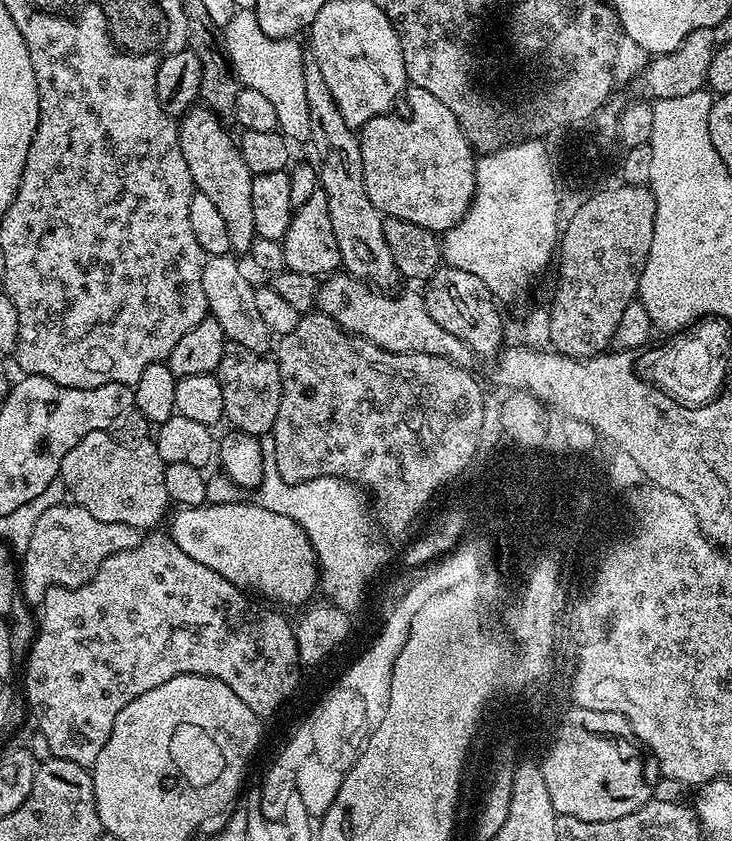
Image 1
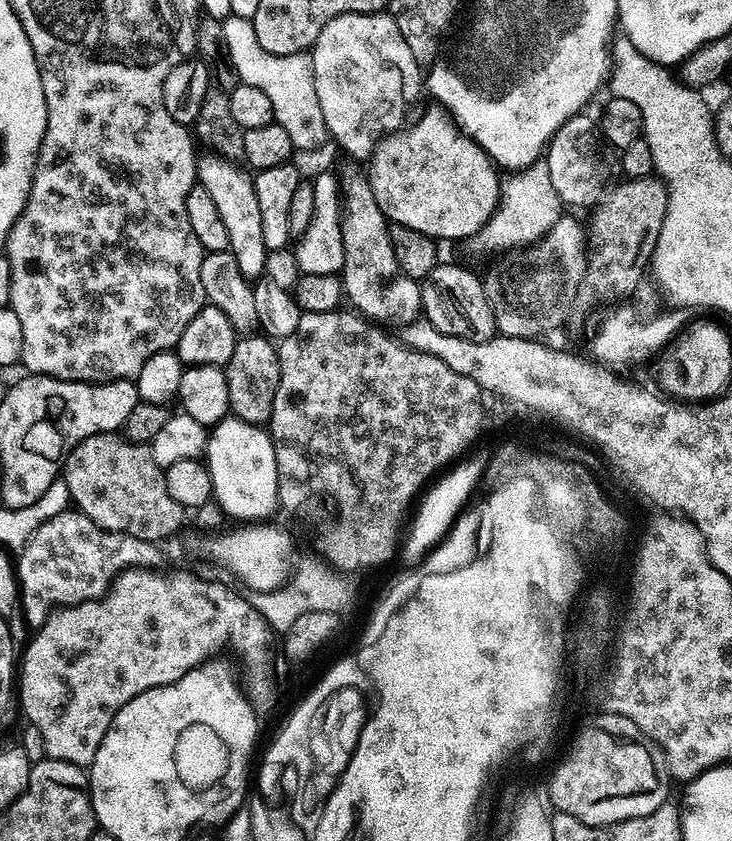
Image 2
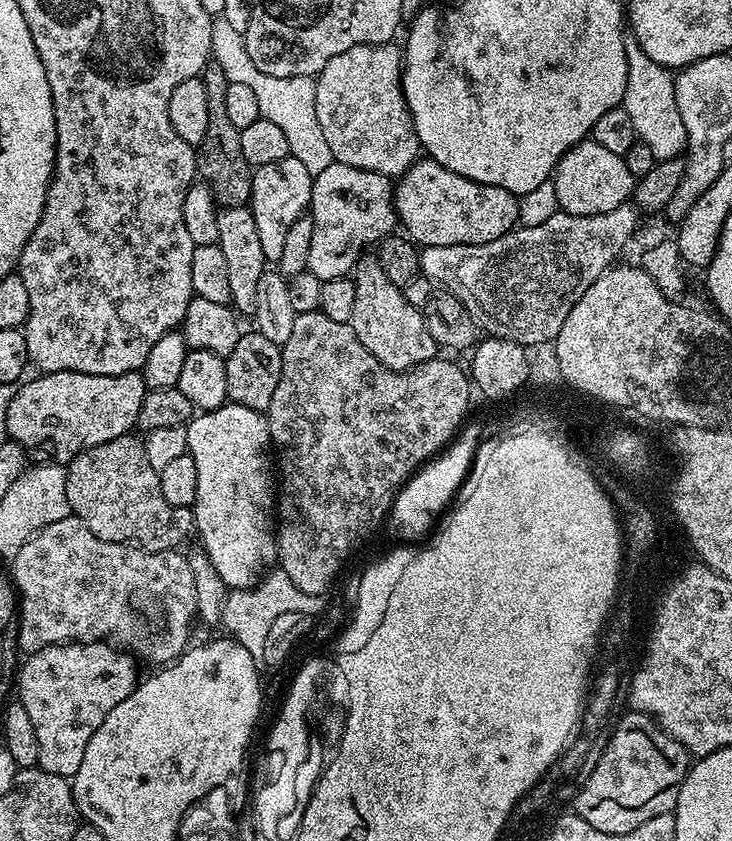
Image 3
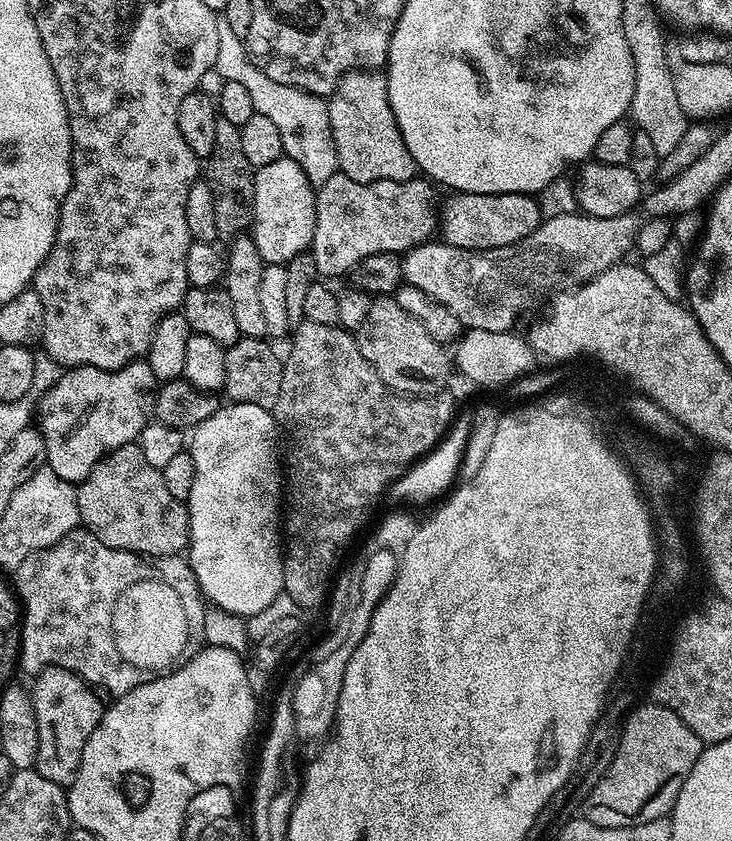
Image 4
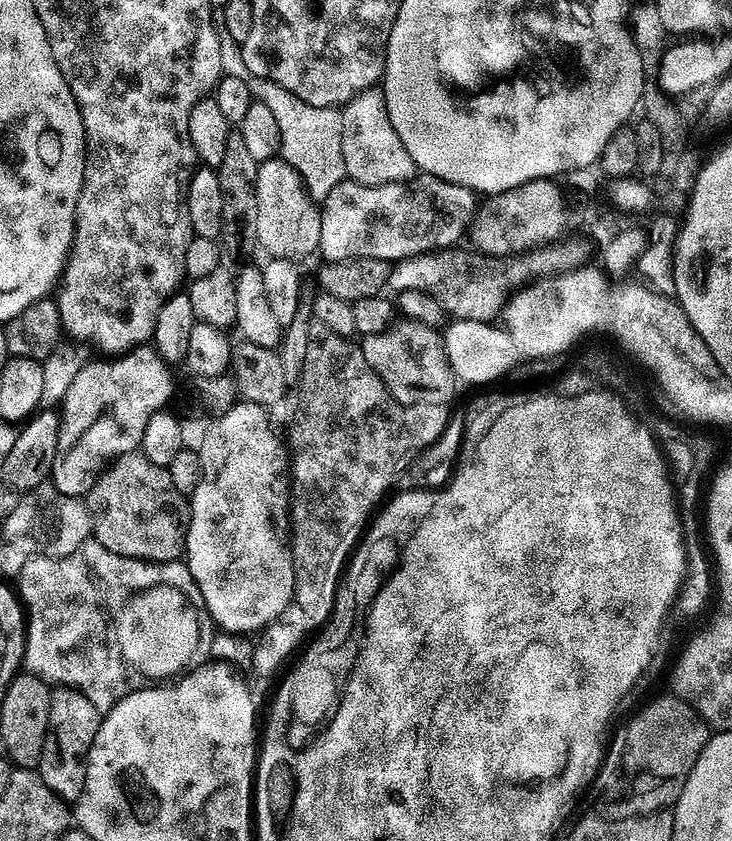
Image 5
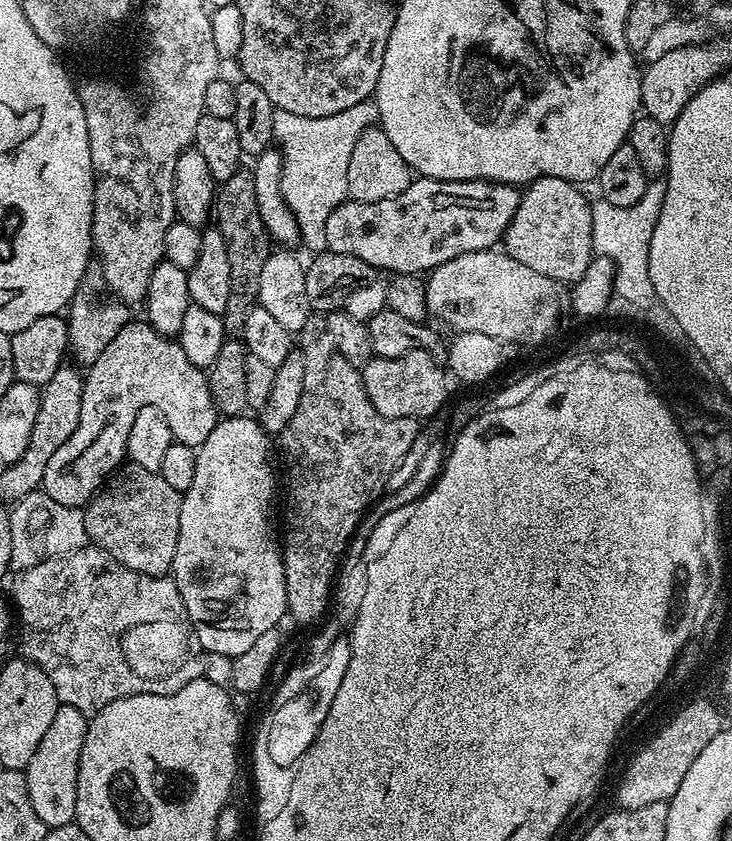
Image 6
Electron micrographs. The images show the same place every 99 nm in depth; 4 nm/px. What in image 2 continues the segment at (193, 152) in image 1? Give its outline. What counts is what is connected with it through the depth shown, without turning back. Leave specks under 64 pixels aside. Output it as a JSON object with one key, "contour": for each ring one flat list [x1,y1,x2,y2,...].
{"contour":[[208,156,201,159,196,166,196,178,198,183,206,186,210,198,222,217,222,223,226,226,226,238,228,239,228,251,234,254,234,262,238,264,238,270,244,275,245,280,255,282,264,276,264,267,269,251,266,246,266,238,262,238,262,214,258,211,258,194,256,193,256,181,251,175,240,169,240,166,229,164,216,156]]}

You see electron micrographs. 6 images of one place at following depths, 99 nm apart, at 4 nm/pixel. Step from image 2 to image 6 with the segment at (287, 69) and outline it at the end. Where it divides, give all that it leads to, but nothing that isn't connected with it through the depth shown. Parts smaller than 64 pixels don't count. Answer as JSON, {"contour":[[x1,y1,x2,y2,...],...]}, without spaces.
{"contour":[[371,99,326,118,306,118,281,108,275,109,274,140,277,145,280,143,278,151,284,162,282,194,300,227,303,247,308,247,309,253,319,254,327,249,326,224,330,214,334,214,336,207,349,199,346,170,350,170,350,154,354,154,358,138,377,120,376,105]]}

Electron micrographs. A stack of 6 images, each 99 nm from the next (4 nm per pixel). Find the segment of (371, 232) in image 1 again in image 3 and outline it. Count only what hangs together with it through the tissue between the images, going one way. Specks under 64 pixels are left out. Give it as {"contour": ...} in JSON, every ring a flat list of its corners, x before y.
{"contour":[[361,255,357,260,352,276,356,293,350,323,354,334,358,334,358,342,362,342,362,346,366,346,366,350,370,350,370,354,374,354,385,368,393,370,407,370,426,360,437,359,438,345,426,326,423,314,418,308,410,306,403,288,386,278,379,255,368,255]]}

